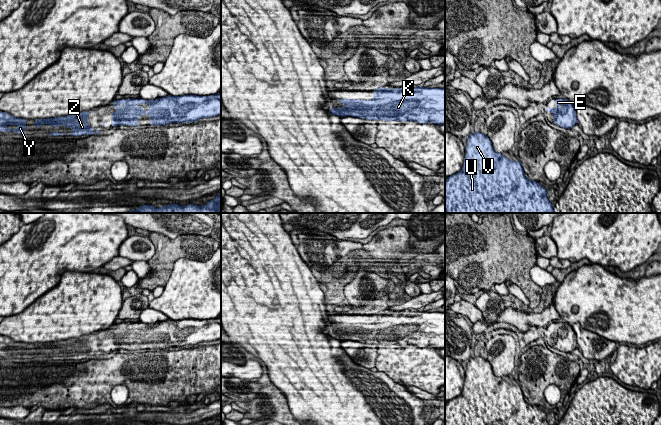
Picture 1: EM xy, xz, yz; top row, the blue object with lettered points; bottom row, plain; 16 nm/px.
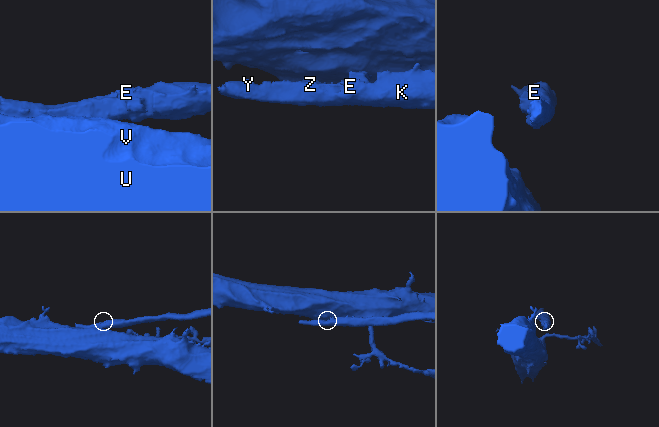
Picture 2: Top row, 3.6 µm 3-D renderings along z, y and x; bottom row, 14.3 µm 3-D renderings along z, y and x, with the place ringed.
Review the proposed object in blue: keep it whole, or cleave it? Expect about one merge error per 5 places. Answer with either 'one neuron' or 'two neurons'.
one neuron

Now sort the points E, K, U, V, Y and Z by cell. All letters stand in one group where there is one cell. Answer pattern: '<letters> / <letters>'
E K U V Y Z

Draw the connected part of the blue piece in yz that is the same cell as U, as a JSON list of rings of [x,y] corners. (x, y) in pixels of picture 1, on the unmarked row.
[[[480,356],[469,359],[461,394],[445,404],[445,425],[549,425],[546,417],[547,414],[538,406],[524,400],[519,384],[510,385],[502,377],[495,376],[488,360]]]

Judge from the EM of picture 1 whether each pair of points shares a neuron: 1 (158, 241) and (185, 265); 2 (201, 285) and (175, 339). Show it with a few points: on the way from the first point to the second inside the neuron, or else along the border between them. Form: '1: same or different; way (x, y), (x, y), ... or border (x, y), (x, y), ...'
1: different; border (201, 260), (179, 258), (169, 276)
2: different; border (209, 318), (169, 319)

